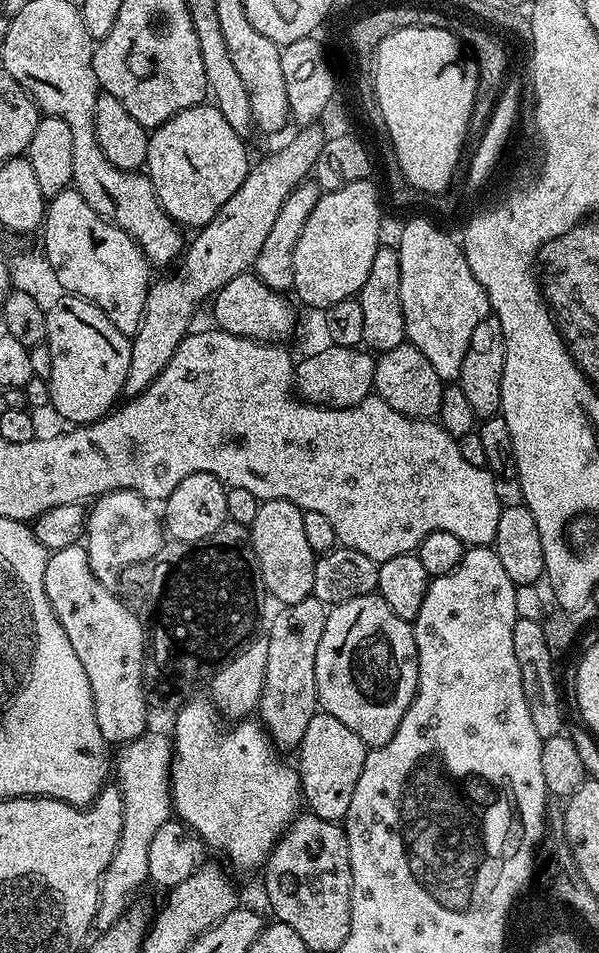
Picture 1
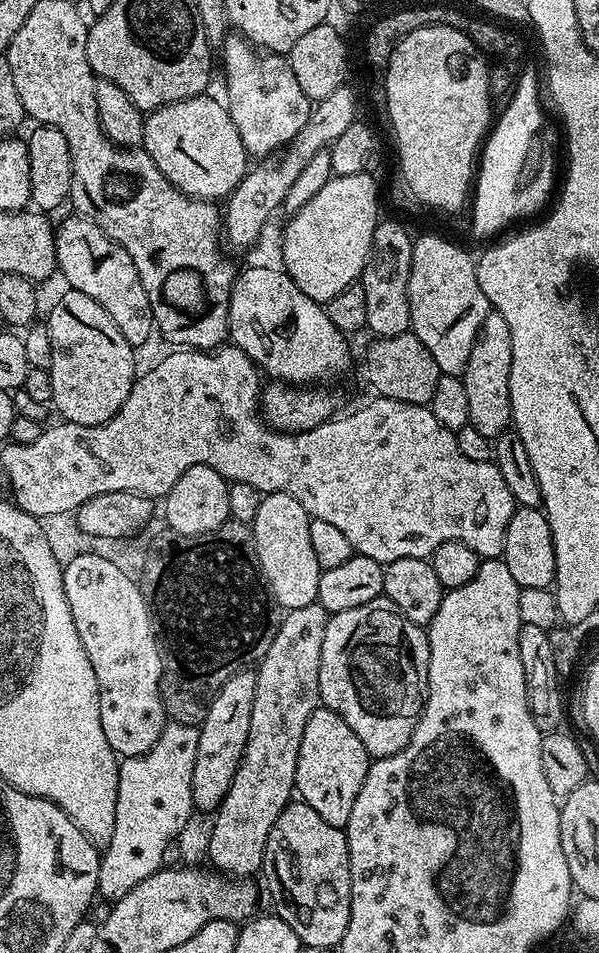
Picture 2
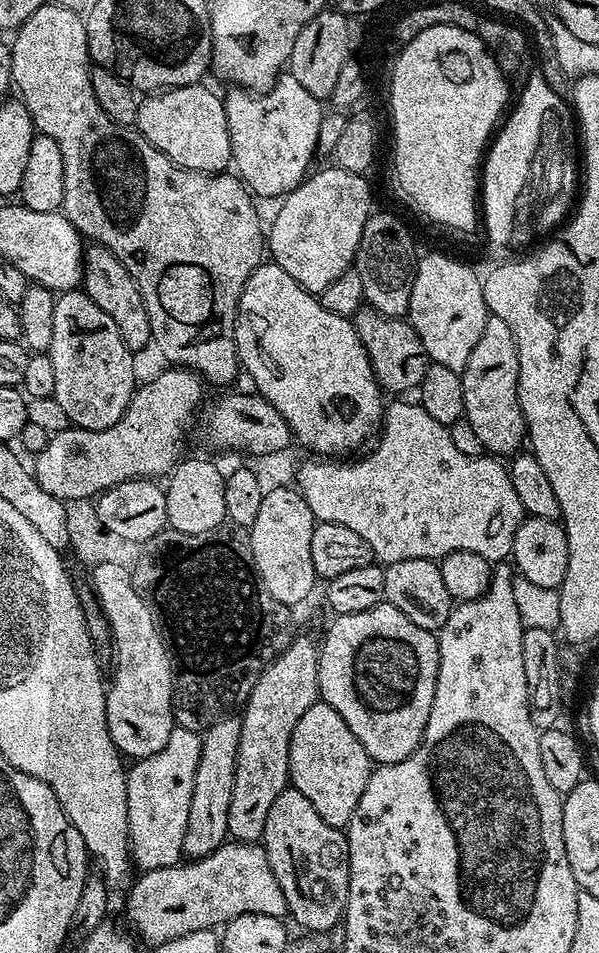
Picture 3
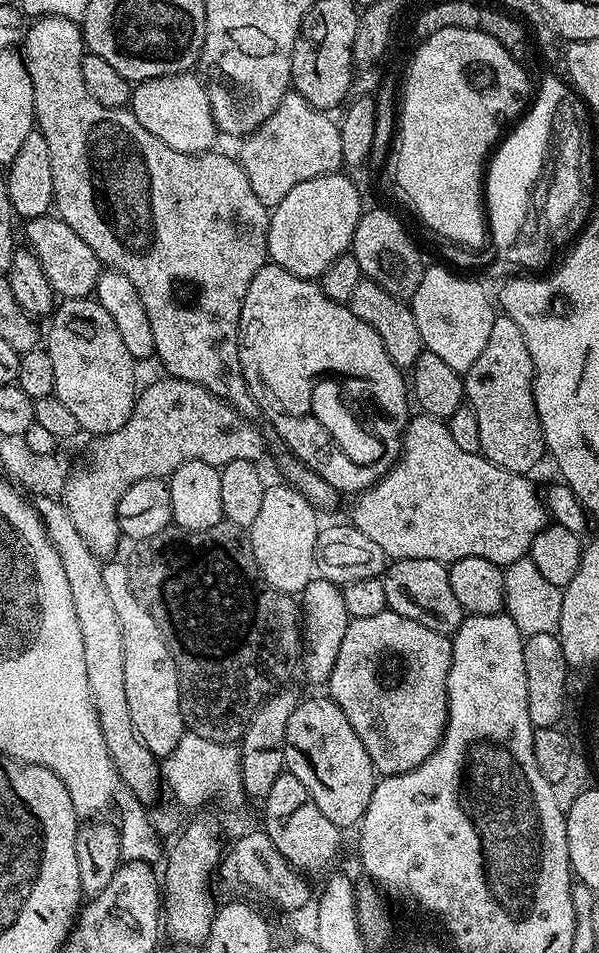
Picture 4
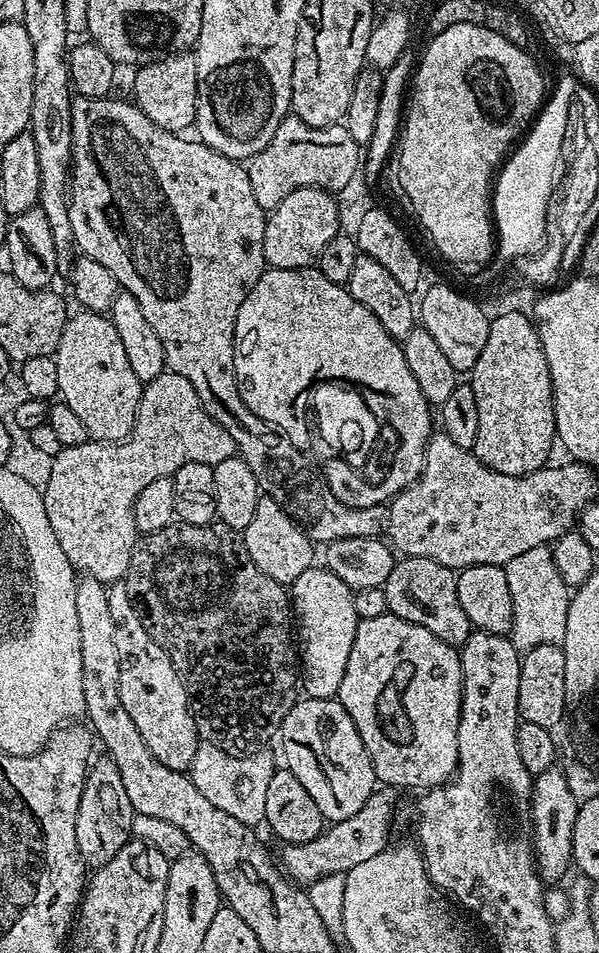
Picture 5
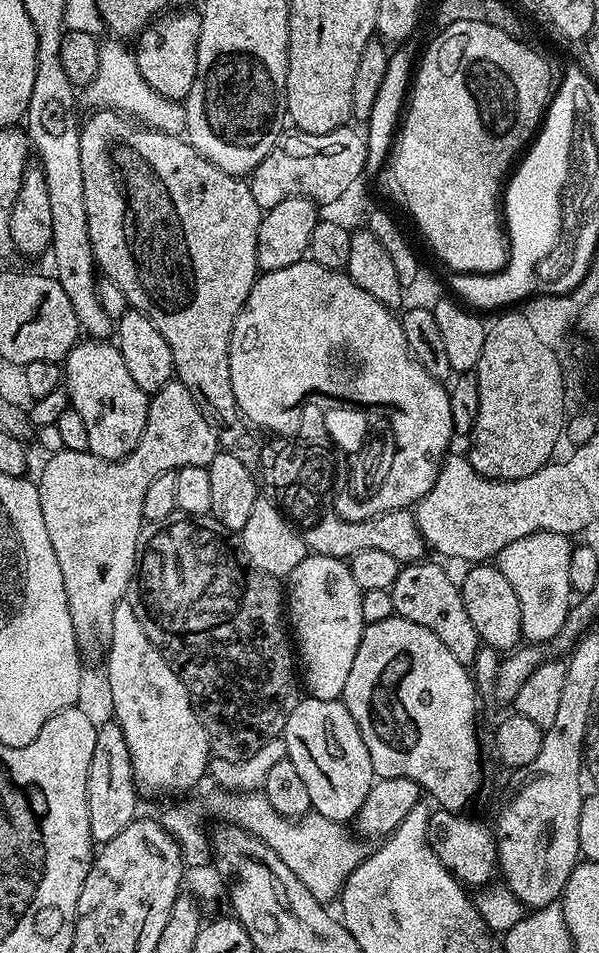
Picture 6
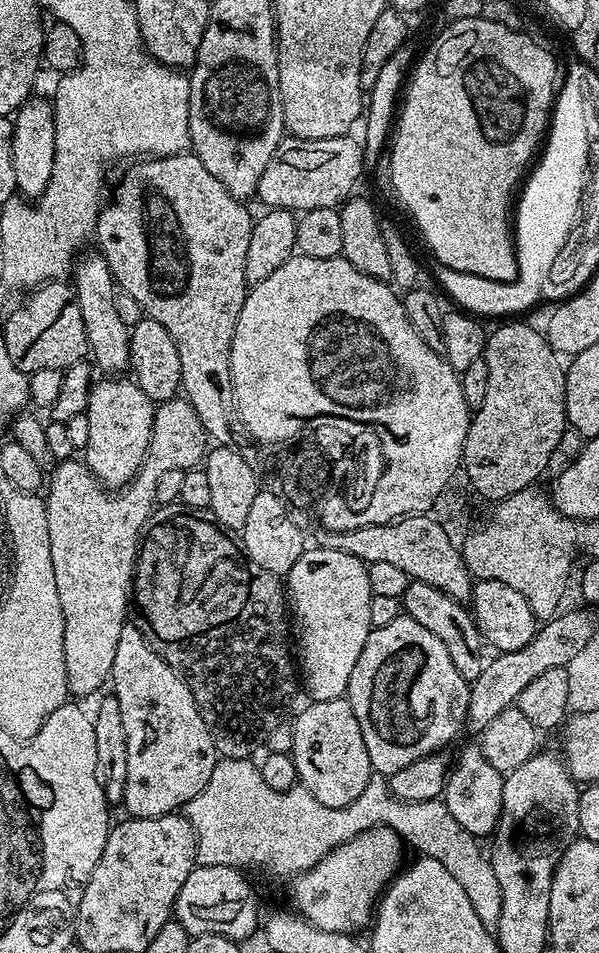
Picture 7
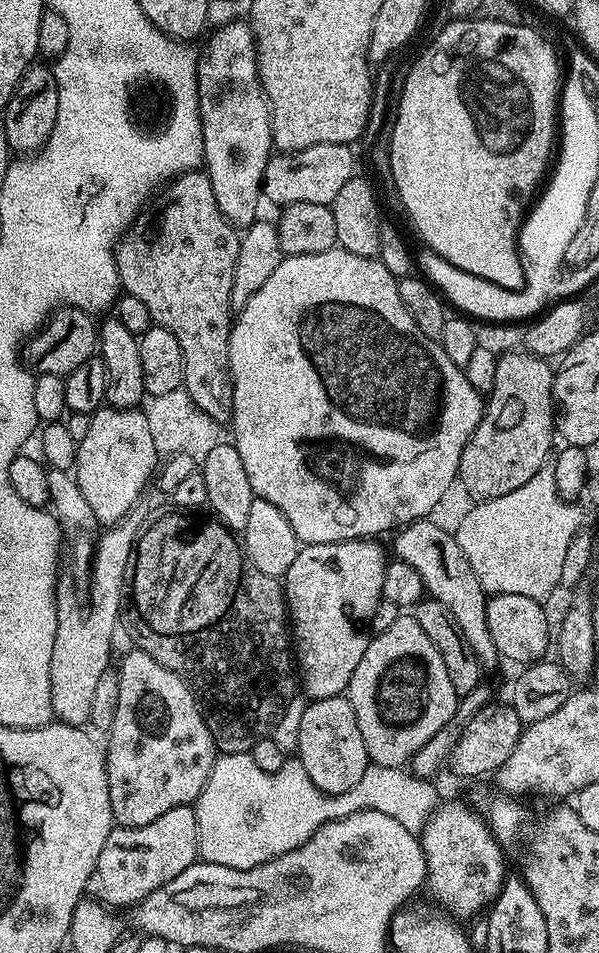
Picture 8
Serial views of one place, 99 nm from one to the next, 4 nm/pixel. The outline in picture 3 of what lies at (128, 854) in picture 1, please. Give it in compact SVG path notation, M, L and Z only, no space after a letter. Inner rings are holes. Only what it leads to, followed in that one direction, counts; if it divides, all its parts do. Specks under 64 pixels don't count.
M177 725L158 754L135 761L127 771L129 851L133 863L143 871L168 868L183 857L194 774L201 757L201 739L199 733Z

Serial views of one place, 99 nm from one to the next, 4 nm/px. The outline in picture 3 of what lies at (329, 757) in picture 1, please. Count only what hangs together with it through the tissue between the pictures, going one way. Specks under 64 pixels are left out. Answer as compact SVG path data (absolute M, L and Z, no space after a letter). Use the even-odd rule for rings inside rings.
M317 702L298 718L298 726L294 726L294 734L290 738L290 758L288 759L288 774L291 787L297 788L306 798L310 798L310 806L318 810L318 815L330 826L347 829L350 818L354 818L354 810L358 810L358 802L362 802L362 790L366 790L366 782L370 778L374 761L366 754L362 742L354 738L354 730L342 722L342 714L329 704Z

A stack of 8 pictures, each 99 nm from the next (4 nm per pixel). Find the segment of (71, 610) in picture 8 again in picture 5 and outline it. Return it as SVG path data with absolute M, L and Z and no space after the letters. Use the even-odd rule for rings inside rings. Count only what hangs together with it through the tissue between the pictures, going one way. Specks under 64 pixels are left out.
M165 370L158 378L147 381L143 385L138 402L138 414L134 418L134 426L124 440L101 442L89 439L82 446L61 448L53 457L50 480L43 488L46 514L50 518L50 526L54 526L54 538L58 538L58 546L62 546L62 554L72 563L77 573L94 578L105 586L120 582L127 577L132 549L136 547L138 533L134 526L134 502L150 482L158 478L172 477L186 462L206 462L217 464L226 462L226 458L237 455L234 438L218 426L206 414L194 386L182 378L182 374L174 374Z

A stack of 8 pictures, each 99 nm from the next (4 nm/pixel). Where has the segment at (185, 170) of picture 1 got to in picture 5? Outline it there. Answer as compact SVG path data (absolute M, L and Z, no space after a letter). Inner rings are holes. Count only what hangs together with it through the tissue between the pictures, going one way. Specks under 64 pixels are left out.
M188 52L169 54L162 60L139 65L132 80L132 92L137 108L160 128L167 132L183 133L196 122L196 99L198 98L198 70L196 57Z

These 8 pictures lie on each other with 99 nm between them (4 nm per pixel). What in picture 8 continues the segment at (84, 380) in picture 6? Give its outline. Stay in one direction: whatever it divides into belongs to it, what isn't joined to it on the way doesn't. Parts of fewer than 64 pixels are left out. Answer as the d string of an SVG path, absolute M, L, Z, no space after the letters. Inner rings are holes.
M102 406L91 413L90 430L76 445L76 485L82 490L94 518L101 525L120 523L137 507L140 495L158 468L158 453L146 414L139 407Z

